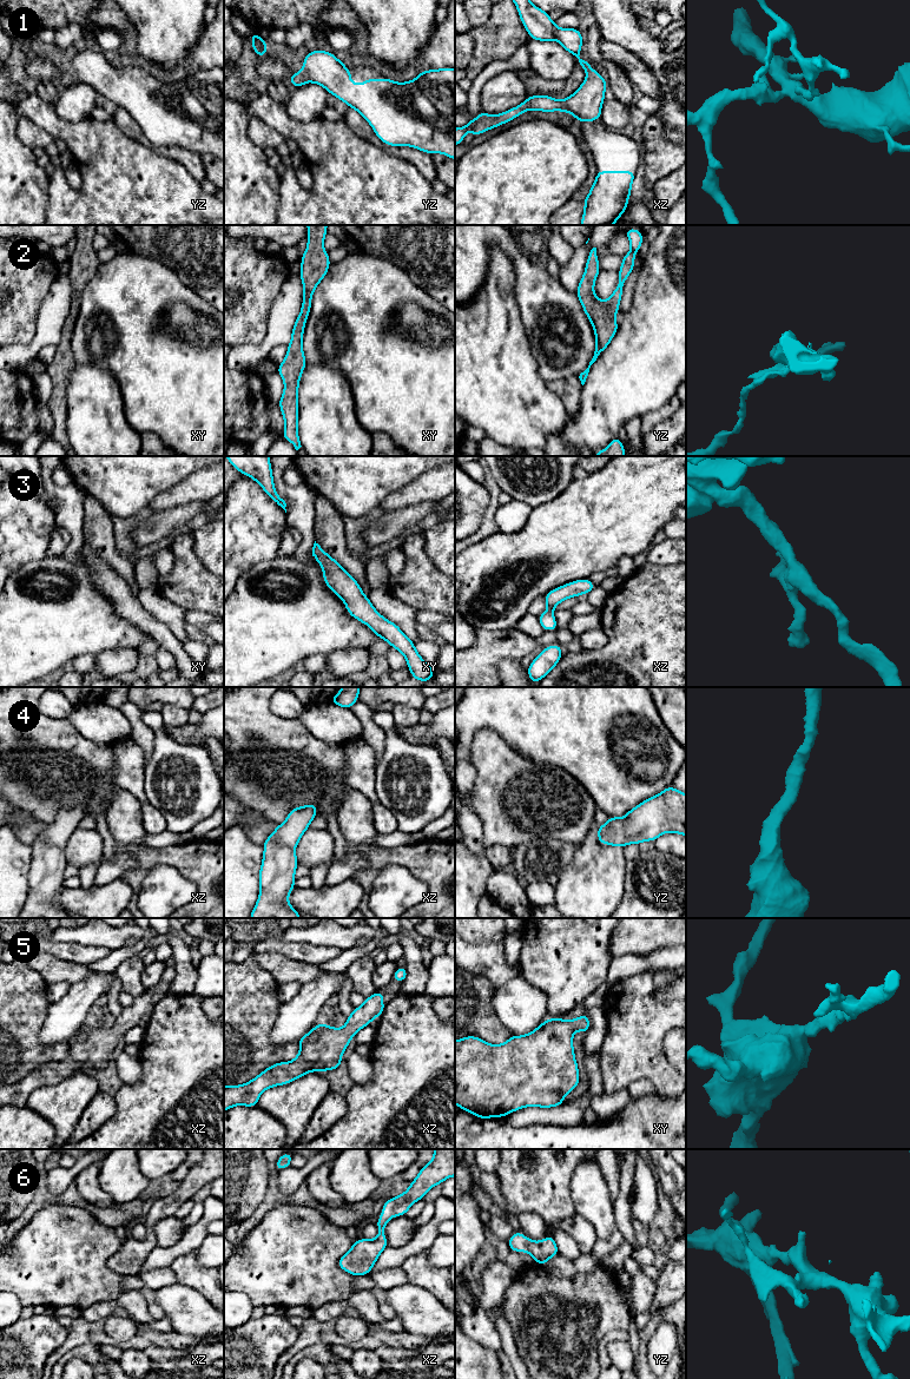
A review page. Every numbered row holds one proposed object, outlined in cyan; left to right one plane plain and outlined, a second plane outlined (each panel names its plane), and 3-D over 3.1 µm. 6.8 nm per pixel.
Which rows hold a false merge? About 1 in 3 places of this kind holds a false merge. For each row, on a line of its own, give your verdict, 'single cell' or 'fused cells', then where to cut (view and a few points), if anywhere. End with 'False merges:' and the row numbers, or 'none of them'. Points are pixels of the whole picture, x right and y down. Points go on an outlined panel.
1: single cell | no cut
2: single cell | no cut
3: single cell | no cut
4: single cell | no cut
5: single cell | no cut
6: single cell | no cut
False merges: none of them

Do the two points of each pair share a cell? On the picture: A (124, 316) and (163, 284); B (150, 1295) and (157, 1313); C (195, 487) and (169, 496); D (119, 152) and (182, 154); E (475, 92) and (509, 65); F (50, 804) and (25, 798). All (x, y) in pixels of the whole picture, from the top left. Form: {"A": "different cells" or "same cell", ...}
{"A": "same cell", "B": "same cell", "C": "same cell", "D": "different cells", "E": "same cell", "F": "same cell"}

